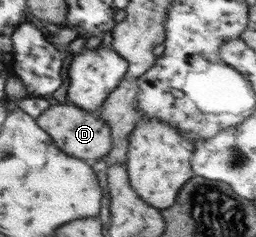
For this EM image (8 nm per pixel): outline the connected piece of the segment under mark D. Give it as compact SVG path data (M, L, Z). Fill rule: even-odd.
M55 103L43 111L36 119L36 123L52 137L54 145L62 151L62 154L70 155L86 162L95 162L105 159L112 150L112 137L110 127L102 121L99 112L82 111L76 105Z

